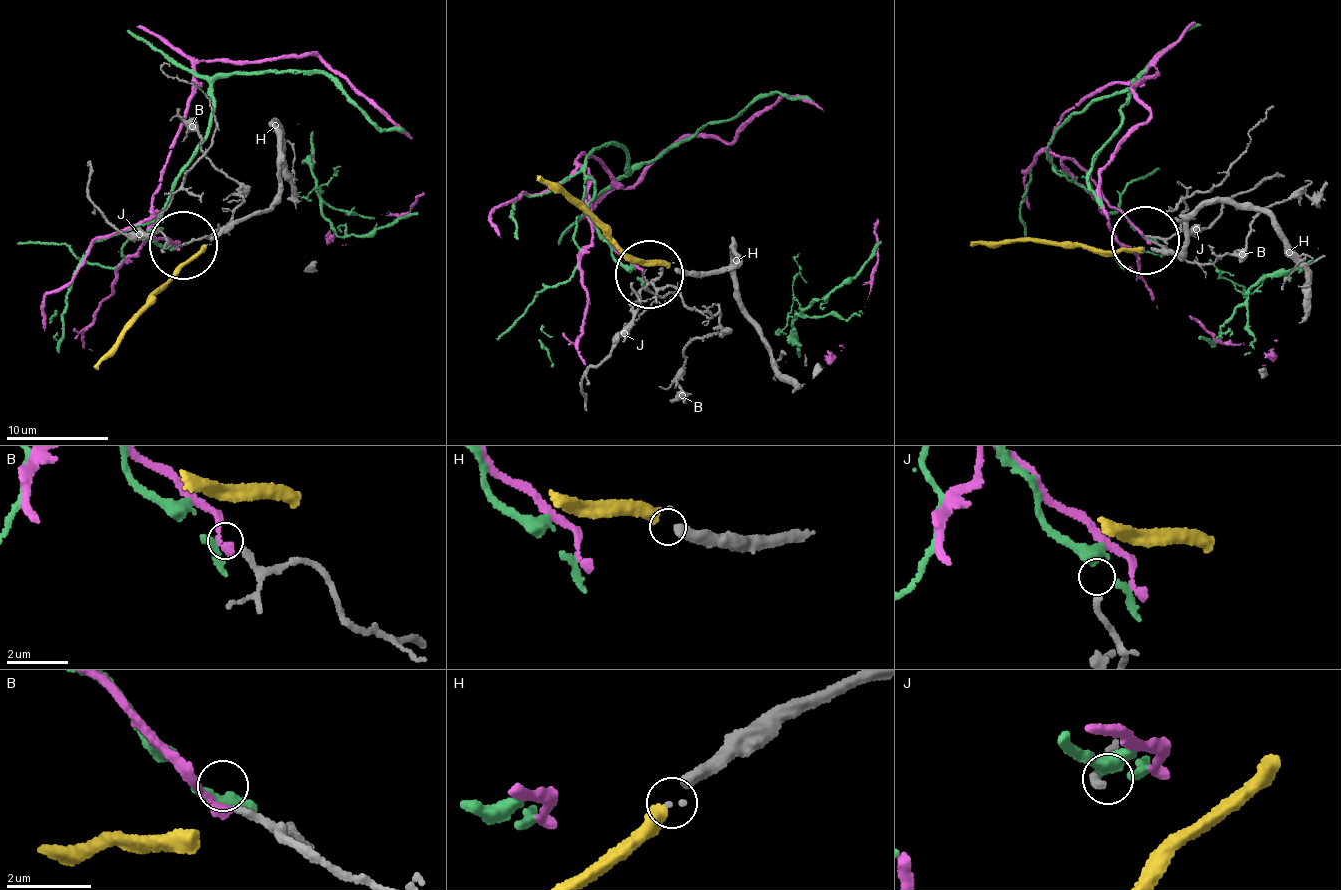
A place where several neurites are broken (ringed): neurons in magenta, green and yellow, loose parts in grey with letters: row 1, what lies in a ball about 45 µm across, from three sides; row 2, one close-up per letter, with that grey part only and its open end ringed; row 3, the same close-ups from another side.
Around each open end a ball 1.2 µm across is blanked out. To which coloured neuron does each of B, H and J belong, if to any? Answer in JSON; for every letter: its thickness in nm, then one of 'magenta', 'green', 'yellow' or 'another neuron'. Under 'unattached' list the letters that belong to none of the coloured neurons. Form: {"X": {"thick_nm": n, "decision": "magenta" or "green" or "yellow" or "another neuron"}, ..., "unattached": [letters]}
{"B": {"thick_nm": 160, "decision": "another neuron"}, "H": {"thick_nm": 240, "decision": "yellow"}, "J": {"thick_nm": 190, "decision": "another neuron"}, "unattached": ["B", "J"]}

